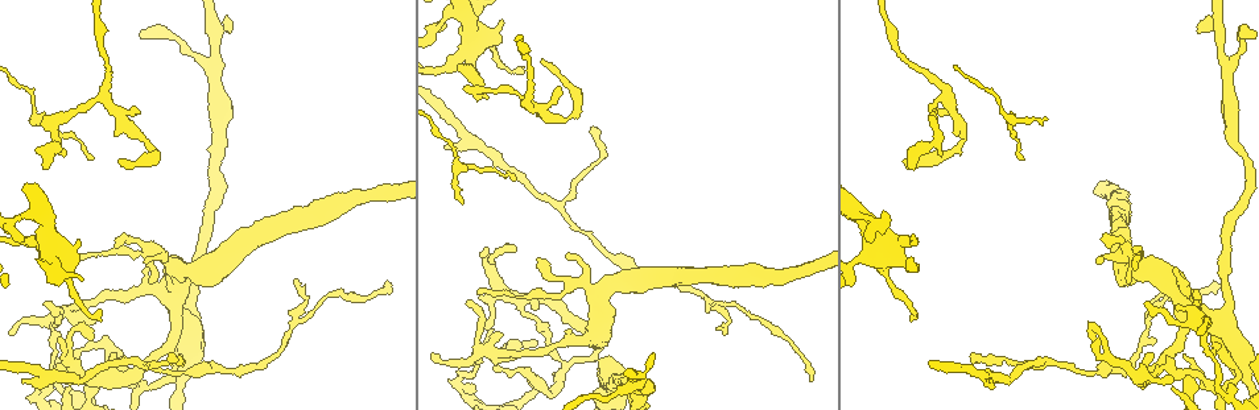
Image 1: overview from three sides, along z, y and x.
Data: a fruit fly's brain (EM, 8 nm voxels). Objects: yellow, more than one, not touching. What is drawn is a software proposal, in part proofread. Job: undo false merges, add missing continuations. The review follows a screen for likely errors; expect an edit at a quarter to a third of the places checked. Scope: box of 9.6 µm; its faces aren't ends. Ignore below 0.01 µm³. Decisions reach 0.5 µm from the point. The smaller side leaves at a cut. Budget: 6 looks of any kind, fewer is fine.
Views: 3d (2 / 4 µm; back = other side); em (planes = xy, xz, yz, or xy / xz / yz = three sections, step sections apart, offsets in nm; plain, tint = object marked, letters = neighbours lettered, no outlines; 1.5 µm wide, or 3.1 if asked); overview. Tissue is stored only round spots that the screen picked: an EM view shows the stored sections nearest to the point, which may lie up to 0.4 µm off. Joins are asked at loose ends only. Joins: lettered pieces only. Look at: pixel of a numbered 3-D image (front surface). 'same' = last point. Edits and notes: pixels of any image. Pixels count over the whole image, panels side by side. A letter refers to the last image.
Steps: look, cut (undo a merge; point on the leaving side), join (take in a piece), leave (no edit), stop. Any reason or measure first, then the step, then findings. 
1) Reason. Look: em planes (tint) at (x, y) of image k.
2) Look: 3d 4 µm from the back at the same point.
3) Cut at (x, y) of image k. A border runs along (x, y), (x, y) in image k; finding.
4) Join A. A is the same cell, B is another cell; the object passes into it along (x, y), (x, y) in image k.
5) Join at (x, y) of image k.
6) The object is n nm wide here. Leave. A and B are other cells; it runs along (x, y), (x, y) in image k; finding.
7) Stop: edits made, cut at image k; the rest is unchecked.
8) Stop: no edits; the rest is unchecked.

Thin end. Look: 3d 2 µm at (295, 281) of image 1.

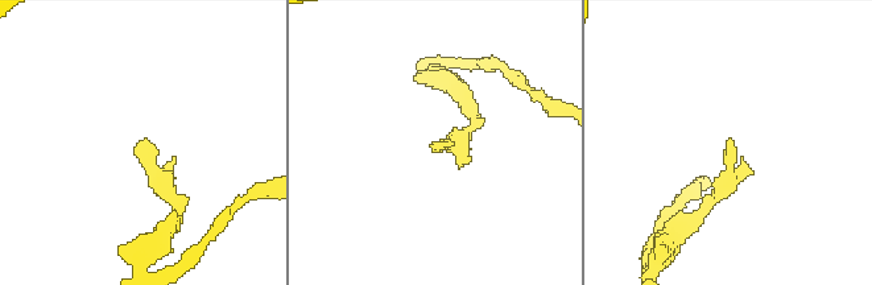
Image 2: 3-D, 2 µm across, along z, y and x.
Look: em xz step 8 (letters) at (143, 142) of image 2.

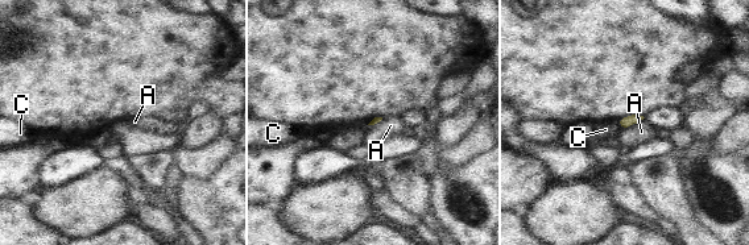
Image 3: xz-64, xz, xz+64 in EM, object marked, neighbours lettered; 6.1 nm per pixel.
Look: em yz step 8 (letters) at the same point.

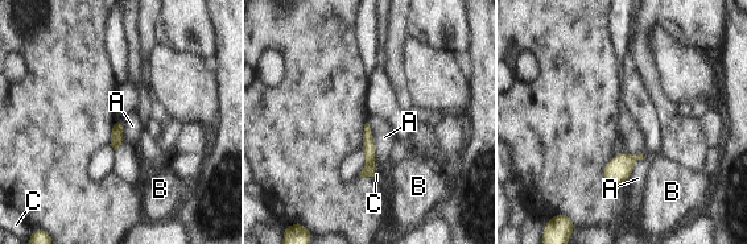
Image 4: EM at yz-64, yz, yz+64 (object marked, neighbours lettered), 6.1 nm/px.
Leave. A, B and C are other cells; it runs along (367, 129), (368, 169), (364, 173) in image 4; no lettered piece goes on from it.

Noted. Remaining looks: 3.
Tapers out. Look: em planes (letters) at (516, 180) of image 1.

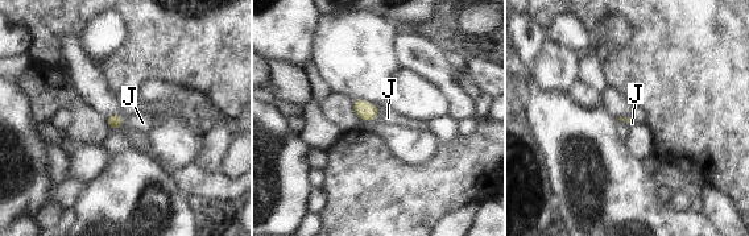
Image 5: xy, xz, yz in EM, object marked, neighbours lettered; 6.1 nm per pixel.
The longest contact is with J, 60 nm. Join J. J is the same cell; the object passes into it along (114, 121), (123, 121), (143, 123) in image 5; the cell continues.

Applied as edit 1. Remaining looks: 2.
Abrupt turn. Look: 3d 2 µm from the back at (460, 386) of image 1.

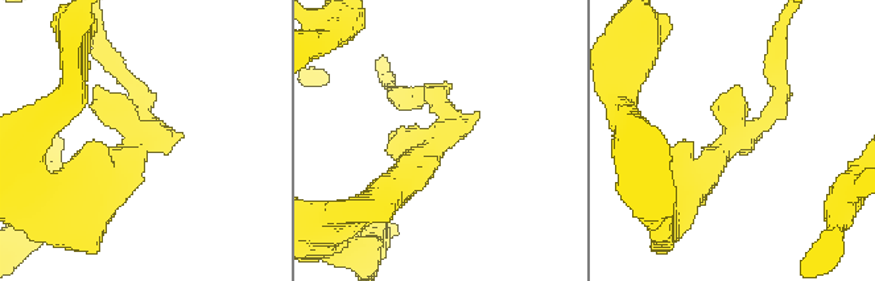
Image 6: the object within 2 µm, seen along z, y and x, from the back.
Need the tissue. Look: em yz step 4 (letters) at (734, 126) of image 6.

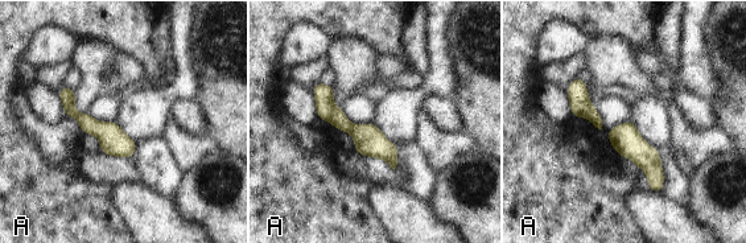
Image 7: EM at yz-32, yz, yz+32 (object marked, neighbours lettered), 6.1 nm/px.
The object is 180 nm wide here. Cut at (366, 138) of image 7. A is another cell; a border runs along (336, 107), (329, 122) in image 7; a second cell is stuck on.

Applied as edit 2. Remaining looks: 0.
Stop: edits made, join at image 5, cut at image 7; the rest is unchecked.

